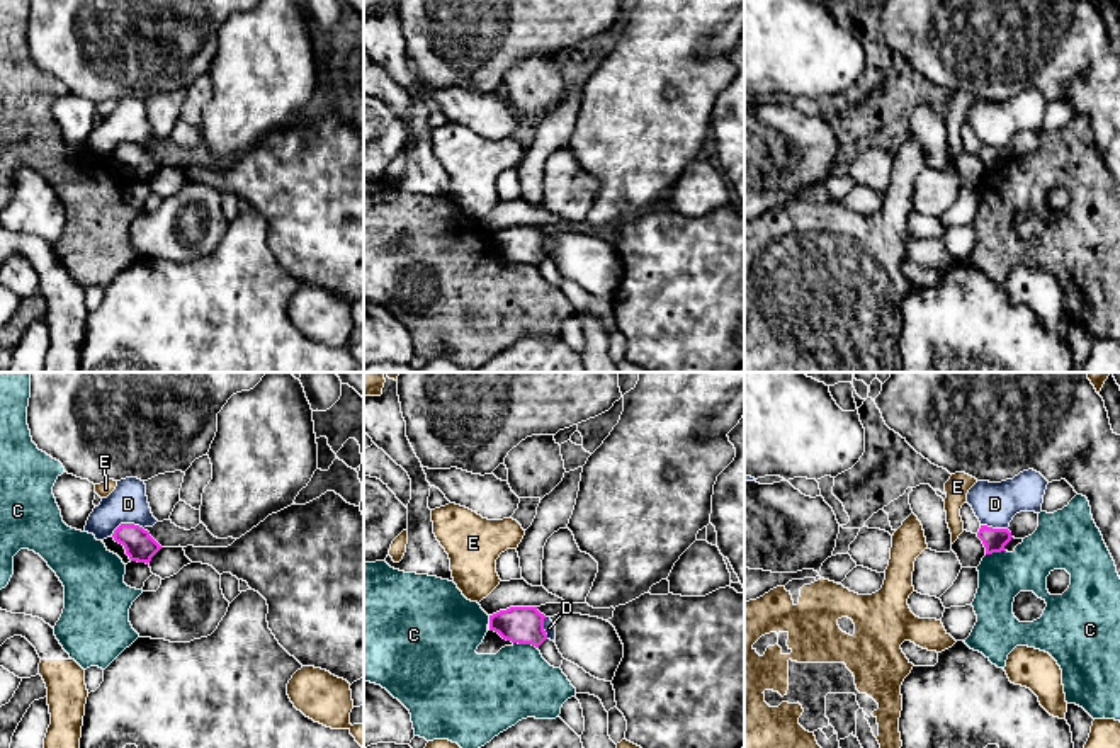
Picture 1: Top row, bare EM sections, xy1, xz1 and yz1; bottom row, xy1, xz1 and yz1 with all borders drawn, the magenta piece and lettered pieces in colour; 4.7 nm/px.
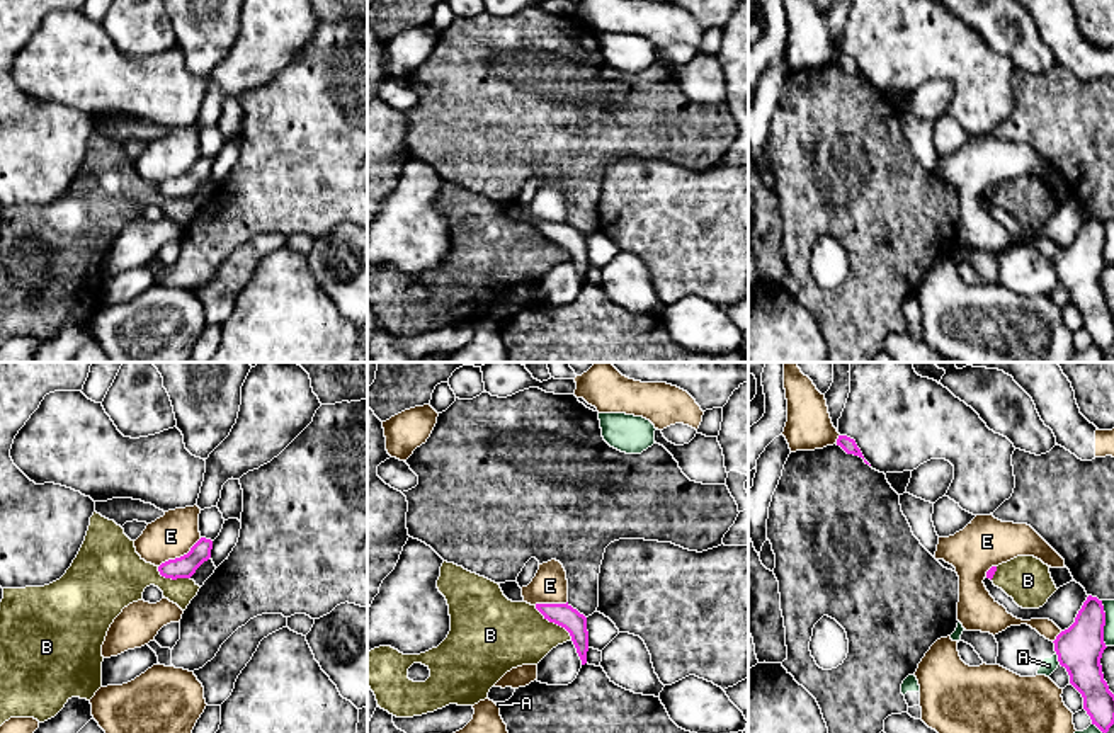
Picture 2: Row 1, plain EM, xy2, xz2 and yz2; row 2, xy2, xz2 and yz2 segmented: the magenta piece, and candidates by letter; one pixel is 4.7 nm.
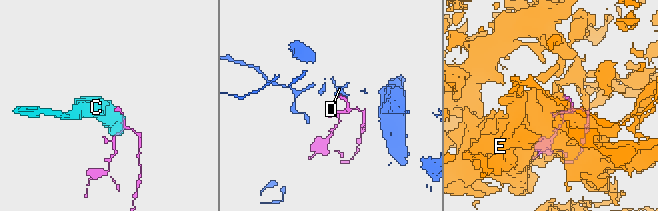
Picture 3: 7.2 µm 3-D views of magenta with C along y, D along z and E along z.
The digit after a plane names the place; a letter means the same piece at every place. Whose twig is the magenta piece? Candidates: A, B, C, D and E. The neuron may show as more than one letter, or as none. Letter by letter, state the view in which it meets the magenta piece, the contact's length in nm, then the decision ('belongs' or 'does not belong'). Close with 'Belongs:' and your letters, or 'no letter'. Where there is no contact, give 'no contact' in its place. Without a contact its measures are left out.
A: meets magenta in yz2; contact 60 nm long; does not belong
B: meets magenta in xz2; contact 240 nm long; does not belong
C: meets magenta in xz1; contact 120 nm long; does not belong
D: meets magenta in xy1; contact 160 nm long; does not belong
E: meets magenta in xy2; contact 240 nm long; does not belong
Belongs: no letter

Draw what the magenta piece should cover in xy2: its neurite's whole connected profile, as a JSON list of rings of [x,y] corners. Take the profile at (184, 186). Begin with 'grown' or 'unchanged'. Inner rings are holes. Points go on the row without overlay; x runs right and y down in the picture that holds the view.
unchanged; [[[201,156],[187,173],[168,179],[158,185],[158,190],[165,197],[190,197],[196,189],[211,177],[213,160]]]

